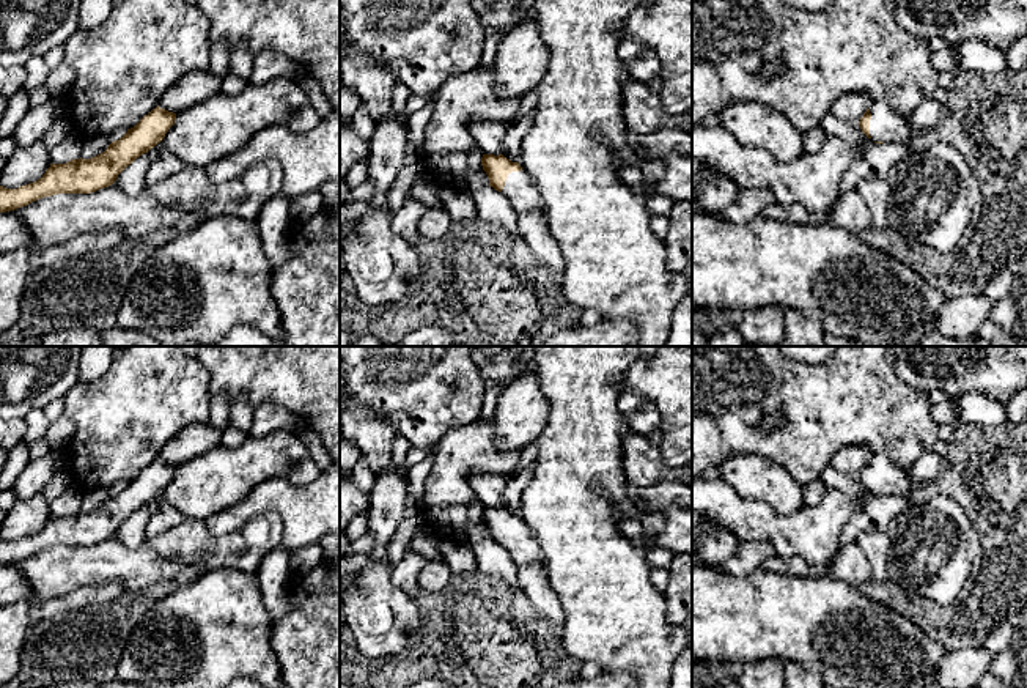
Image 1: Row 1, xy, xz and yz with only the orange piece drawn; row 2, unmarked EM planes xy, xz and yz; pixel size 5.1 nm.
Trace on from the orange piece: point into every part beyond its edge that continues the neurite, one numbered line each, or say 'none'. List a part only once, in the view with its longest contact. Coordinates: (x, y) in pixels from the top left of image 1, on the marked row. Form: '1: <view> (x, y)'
1: xz (519, 189)

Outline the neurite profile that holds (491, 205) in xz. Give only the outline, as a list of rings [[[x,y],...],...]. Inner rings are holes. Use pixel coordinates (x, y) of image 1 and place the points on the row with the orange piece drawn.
[[[473,172],[469,179],[469,190],[473,197],[478,217],[484,222],[502,227],[510,235],[519,235],[519,213],[511,203],[489,184],[486,184],[478,172]]]

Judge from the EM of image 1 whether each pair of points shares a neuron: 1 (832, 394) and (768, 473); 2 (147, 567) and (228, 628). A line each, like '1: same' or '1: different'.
1: different
2: different

